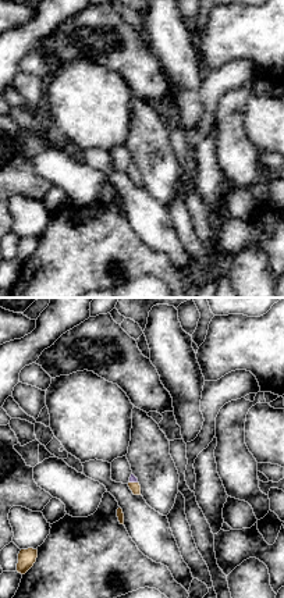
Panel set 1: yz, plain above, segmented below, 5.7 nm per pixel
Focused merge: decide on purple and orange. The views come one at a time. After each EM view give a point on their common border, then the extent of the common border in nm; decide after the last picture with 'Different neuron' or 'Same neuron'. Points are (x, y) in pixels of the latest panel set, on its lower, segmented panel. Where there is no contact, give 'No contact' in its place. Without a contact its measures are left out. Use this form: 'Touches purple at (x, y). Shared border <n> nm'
Touches purple at (134, 481). Shared border 50 nm

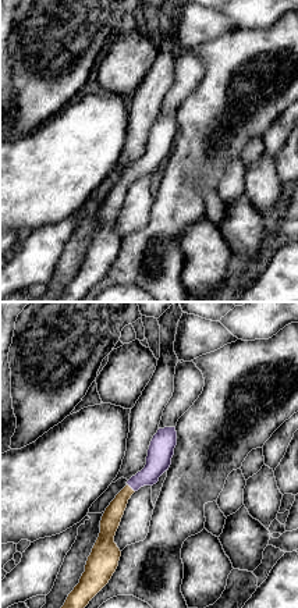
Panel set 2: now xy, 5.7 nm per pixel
Touches purple at (130, 486). Shared border 70 nm

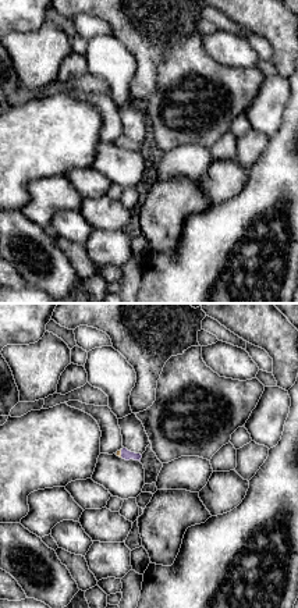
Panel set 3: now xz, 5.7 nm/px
Touches purple at (121, 454). Shared border 50 nm

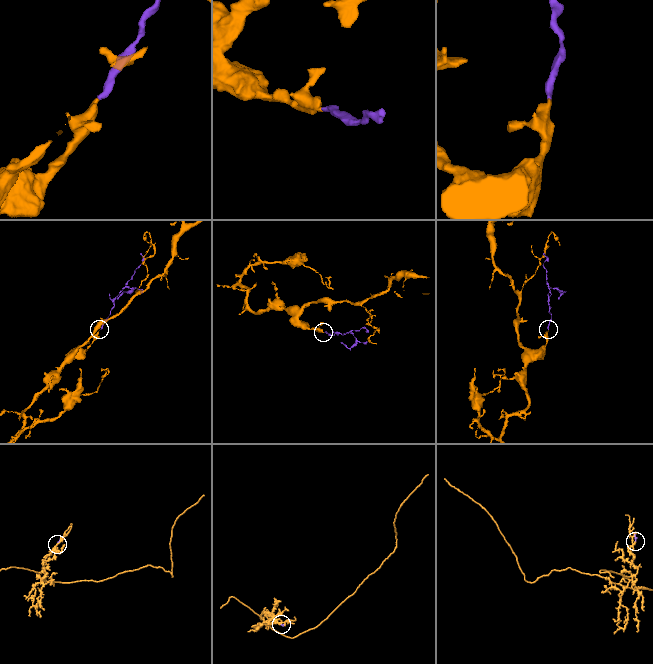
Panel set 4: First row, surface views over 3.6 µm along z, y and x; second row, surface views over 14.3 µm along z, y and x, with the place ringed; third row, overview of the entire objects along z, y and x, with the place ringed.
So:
Same neuron

